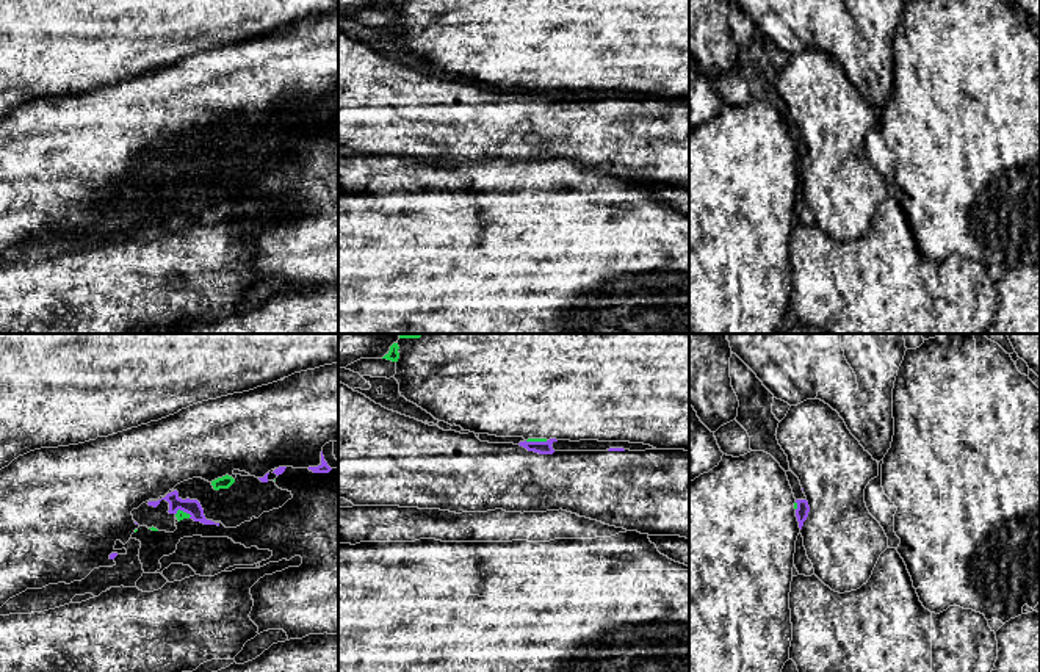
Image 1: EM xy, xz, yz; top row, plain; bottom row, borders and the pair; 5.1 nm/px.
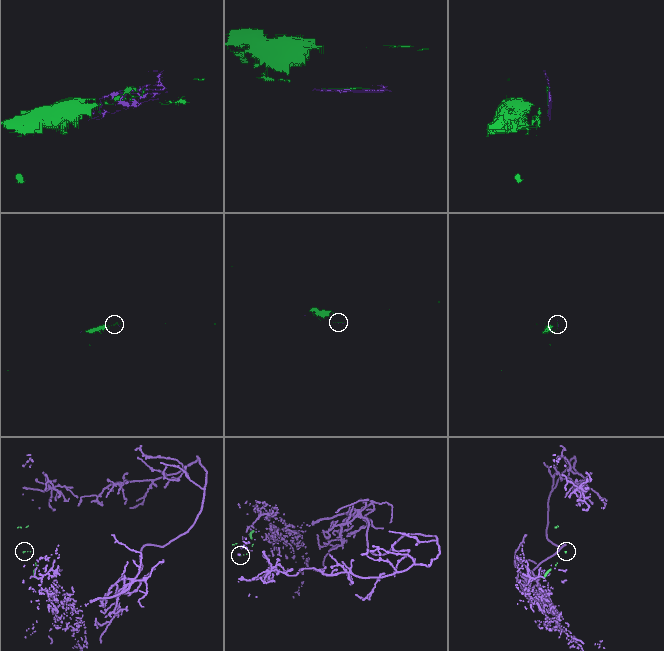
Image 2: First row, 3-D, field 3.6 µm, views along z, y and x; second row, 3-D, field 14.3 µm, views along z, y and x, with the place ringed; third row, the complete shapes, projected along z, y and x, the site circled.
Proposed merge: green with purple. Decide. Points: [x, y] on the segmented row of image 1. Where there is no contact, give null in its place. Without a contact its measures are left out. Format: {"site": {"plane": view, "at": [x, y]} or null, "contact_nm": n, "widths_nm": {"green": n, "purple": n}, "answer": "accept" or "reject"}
{"site": {"plane": "xz", "at": [536, 440]}, "contact_nm": 120, "widths_nm": {"green": 20, "purple": 60}, "answer": "reject"}

